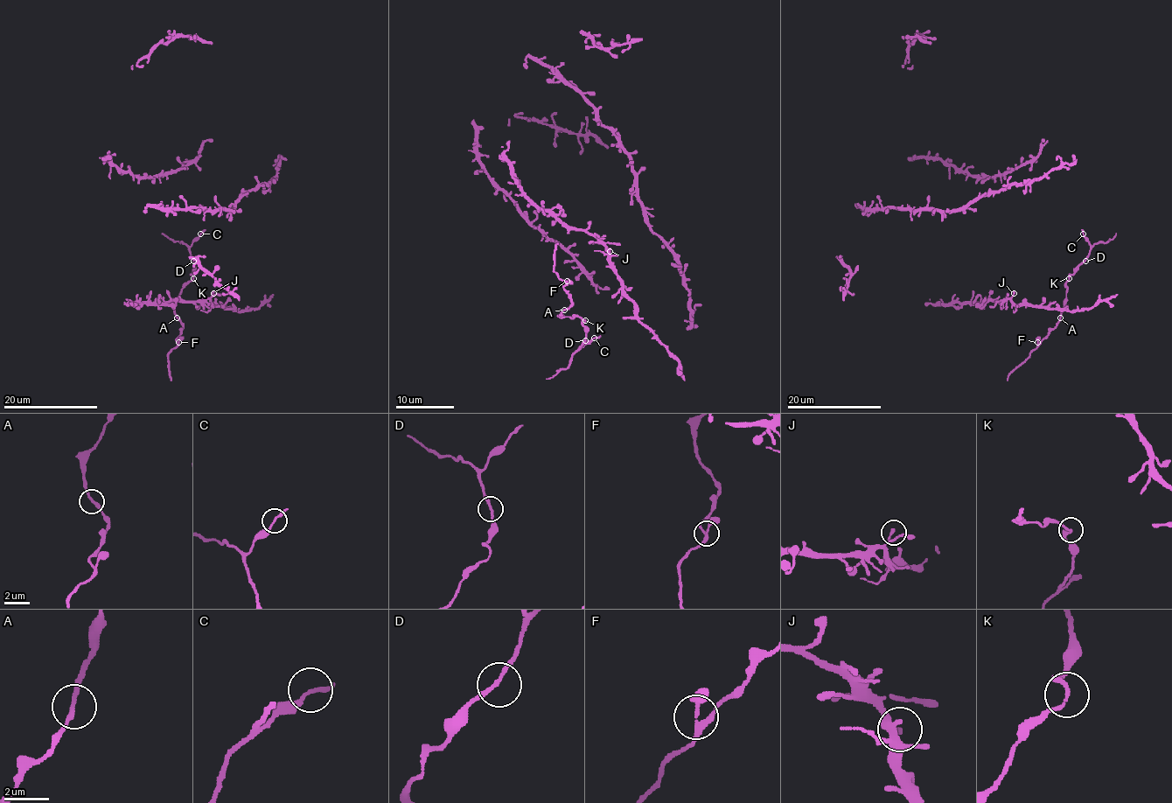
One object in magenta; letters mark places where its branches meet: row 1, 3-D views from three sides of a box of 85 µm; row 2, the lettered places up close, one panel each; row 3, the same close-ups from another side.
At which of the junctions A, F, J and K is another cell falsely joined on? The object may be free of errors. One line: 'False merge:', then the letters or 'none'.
False merge: none

